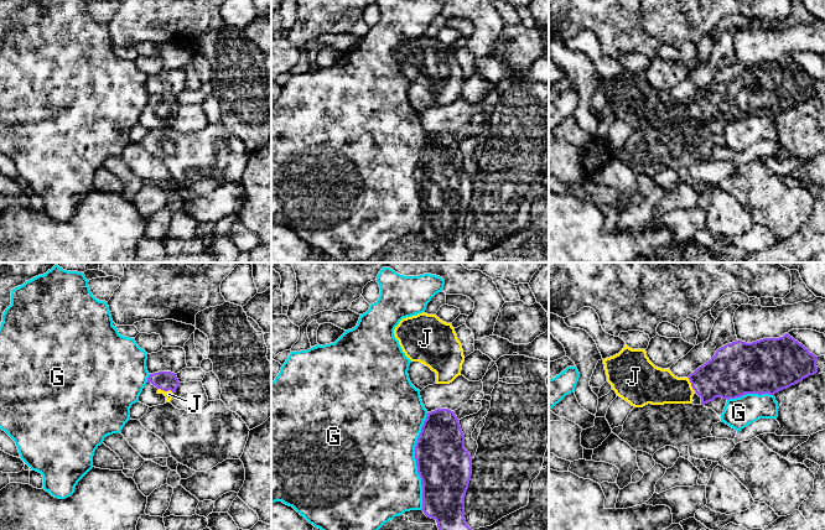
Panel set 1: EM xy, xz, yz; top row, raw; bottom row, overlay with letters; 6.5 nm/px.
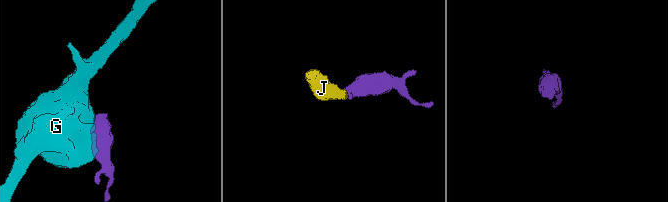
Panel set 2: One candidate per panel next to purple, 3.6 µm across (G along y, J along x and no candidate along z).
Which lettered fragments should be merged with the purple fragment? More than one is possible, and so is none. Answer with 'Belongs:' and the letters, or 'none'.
Belongs: J

